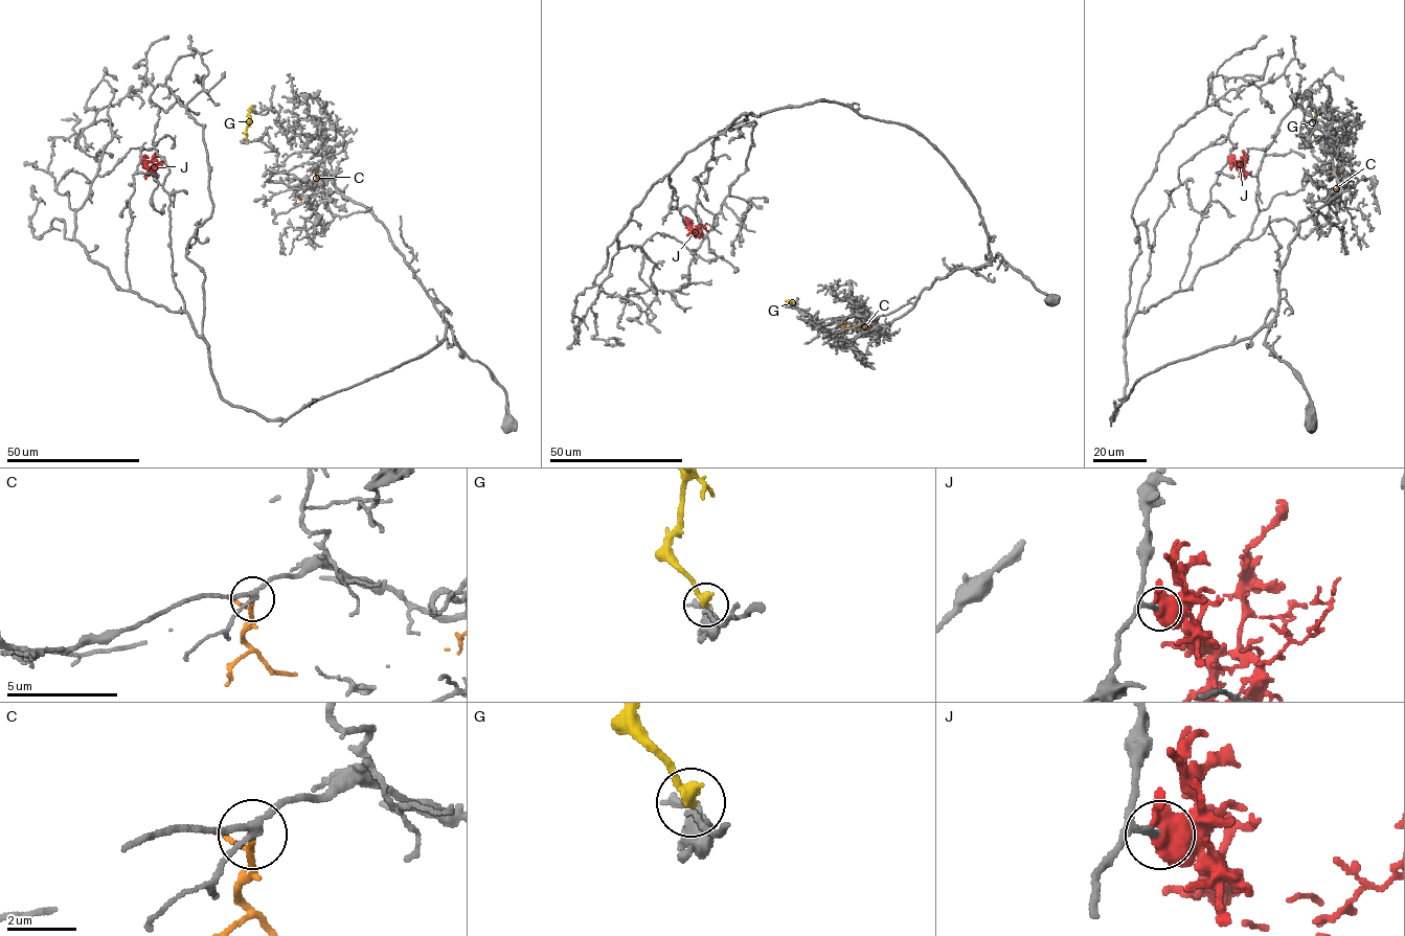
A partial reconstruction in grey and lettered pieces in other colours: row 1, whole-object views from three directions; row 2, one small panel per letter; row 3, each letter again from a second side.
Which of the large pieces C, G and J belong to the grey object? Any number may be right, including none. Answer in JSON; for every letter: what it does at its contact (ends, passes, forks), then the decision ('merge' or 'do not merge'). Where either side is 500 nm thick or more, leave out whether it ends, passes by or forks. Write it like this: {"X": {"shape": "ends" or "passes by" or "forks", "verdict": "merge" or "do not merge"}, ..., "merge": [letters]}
{"C": {"shape": "passes by", "verdict": "do not merge"}, "G": {"shape": "ends", "verdict": "do not merge"}, "J": {"shape": "passes by", "verdict": "do not merge"}, "merge": []}

